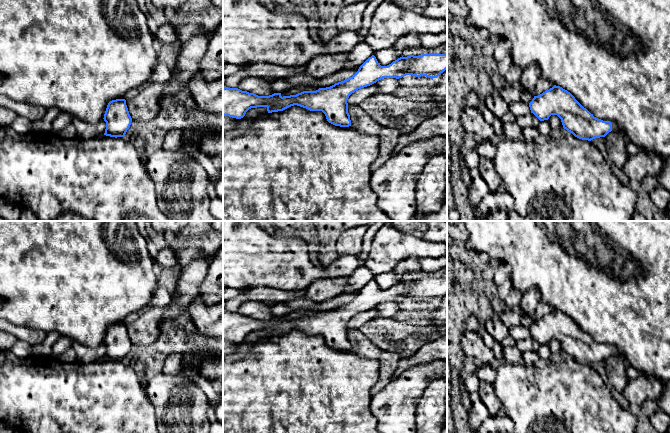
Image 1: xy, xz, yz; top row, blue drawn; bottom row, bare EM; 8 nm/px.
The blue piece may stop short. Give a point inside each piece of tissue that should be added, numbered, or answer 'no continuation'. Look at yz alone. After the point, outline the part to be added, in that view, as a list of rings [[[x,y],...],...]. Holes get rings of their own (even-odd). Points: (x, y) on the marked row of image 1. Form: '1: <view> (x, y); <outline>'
1: yz (616, 127); [[[610,121],[612,124],[612,131],[618,133],[620,136],[625,136],[625,132],[623,130],[623,128],[616,122]]]

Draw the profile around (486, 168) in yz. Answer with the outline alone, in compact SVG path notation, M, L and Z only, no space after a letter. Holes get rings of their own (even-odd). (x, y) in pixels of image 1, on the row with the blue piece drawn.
M480 157L478 170L487 183L490 192L496 192L502 180L494 167L493 161L485 157Z

